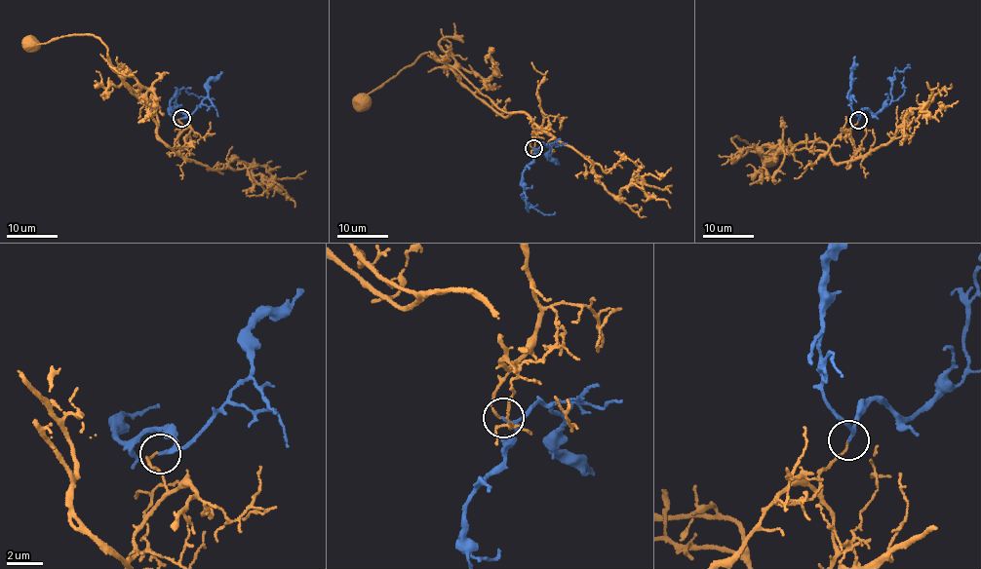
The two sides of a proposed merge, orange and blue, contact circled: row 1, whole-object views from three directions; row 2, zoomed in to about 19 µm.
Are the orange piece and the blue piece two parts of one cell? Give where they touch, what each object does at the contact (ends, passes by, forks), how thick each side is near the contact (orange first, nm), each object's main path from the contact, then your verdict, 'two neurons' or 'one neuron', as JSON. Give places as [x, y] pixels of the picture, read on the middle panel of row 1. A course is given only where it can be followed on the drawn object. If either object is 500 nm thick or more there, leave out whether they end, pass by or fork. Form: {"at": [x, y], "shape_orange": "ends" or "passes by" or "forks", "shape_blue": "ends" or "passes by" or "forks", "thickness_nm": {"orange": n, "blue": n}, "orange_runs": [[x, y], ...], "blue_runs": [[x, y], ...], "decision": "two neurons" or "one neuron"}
{"at": [533, 148], "shape_orange": "ends", "shape_blue": "passes by", "thickness_nm": {"orange": 110, "blue": 150}, "orange_runs": [[532, 148], [537, 132], [532, 132], [525, 114], [499, 108], [428, 52], [369, 94], [356, 111]], "blue_runs": [[533, 148], [535, 153], [526, 169], [521, 196], [544, 214], [555, 211]], "decision": "two neurons"}

